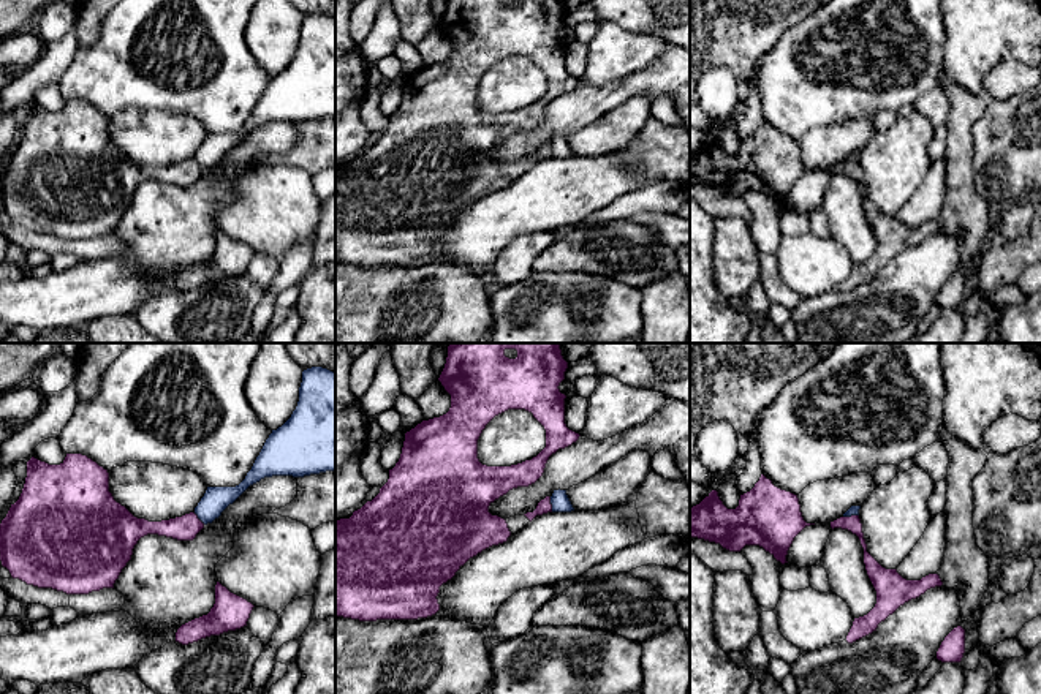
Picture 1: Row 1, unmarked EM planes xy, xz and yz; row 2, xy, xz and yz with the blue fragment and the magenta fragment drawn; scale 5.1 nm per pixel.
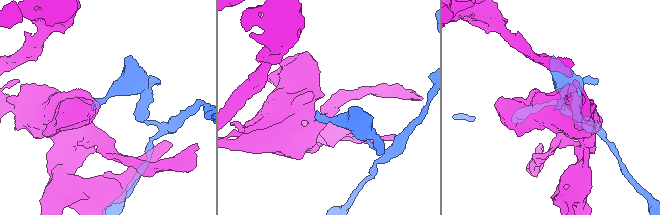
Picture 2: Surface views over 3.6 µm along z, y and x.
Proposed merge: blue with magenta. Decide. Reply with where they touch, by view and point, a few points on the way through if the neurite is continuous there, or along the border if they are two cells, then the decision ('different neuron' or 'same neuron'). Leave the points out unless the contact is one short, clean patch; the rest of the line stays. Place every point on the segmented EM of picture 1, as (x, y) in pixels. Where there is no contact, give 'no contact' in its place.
contact xz (551, 503); border xz (549, 497), (552, 511); different neuron

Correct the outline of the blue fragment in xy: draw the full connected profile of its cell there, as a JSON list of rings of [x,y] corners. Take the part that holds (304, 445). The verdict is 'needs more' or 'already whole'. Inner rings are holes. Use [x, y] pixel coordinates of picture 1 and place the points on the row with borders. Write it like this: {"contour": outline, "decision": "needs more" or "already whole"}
{"contour": [[[312,367],[302,372],[296,409],[282,427],[272,430],[245,479],[236,487],[207,487],[195,514],[207,525],[218,519],[250,485],[264,477],[304,477],[326,471],[335,471],[335,373]]], "decision": "already whole"}

